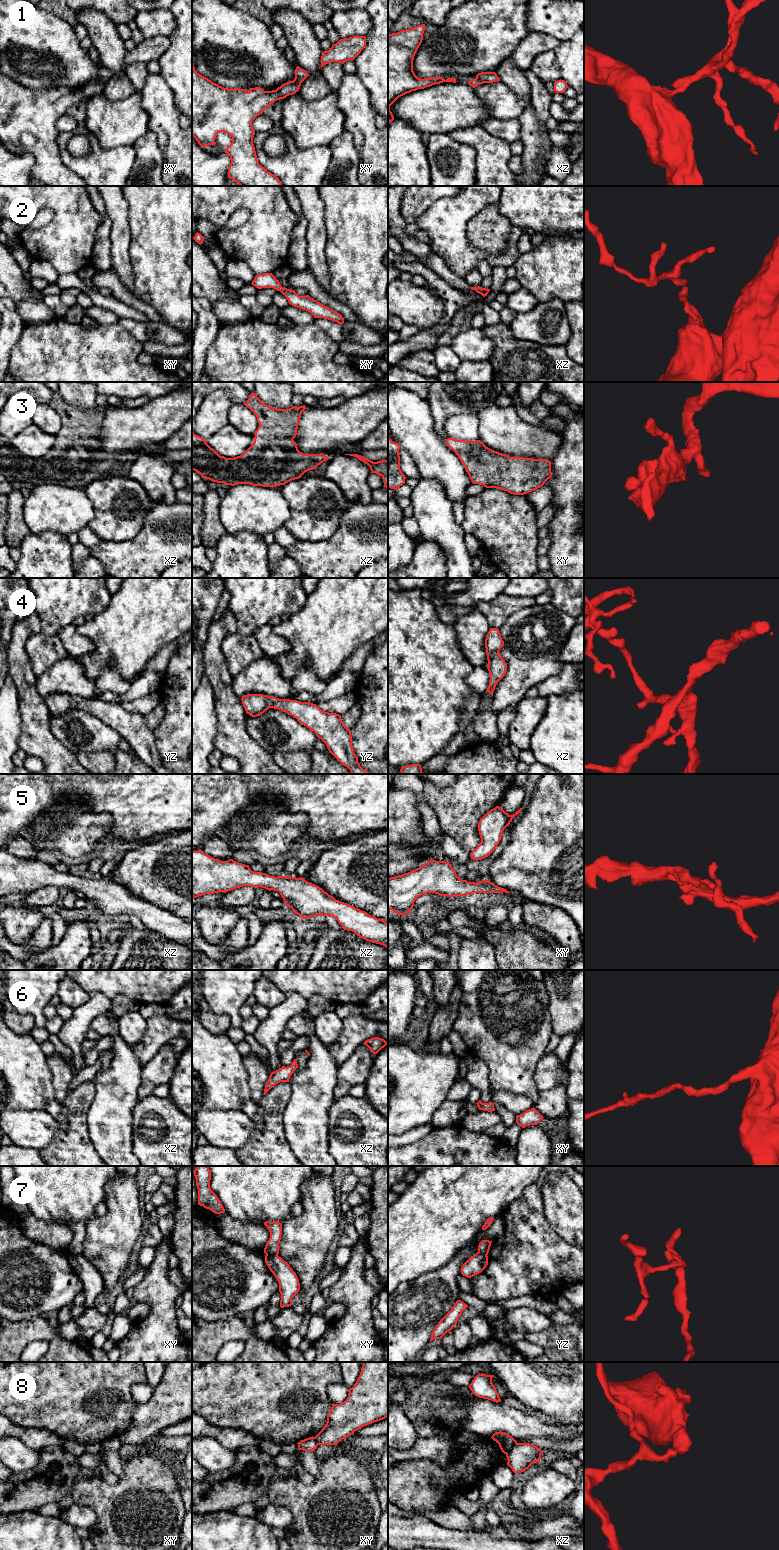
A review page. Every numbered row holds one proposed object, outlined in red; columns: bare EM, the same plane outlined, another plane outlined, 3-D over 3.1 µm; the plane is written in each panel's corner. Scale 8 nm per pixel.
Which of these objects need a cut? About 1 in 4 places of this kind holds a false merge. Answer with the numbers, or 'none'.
7, 8

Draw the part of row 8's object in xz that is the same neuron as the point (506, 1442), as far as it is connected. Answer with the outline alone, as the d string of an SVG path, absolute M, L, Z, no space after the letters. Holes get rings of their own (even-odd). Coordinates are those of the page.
M501 1431L494 1433L491 1438L499 1444L499 1447L504 1454L507 1454L517 1443L511 1435Z

